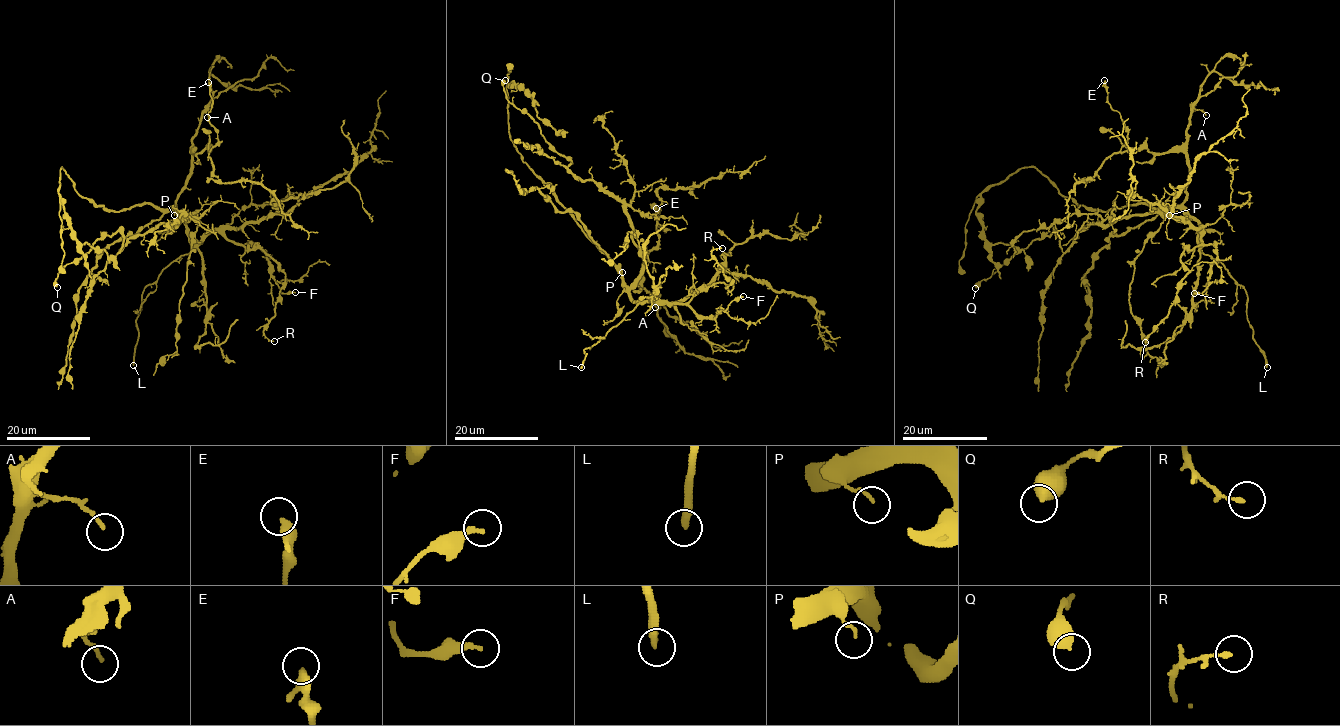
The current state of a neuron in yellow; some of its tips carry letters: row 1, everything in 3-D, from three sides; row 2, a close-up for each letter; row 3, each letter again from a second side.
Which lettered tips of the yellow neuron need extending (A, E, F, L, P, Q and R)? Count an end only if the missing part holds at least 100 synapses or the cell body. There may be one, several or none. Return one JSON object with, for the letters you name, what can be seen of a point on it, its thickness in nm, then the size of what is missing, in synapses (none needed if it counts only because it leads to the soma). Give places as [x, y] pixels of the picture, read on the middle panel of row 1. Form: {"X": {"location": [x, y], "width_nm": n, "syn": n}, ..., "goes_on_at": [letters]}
{"L": {"location": [581, 367], "width_nm": 300}, "goes_on_at": ["L"]}

